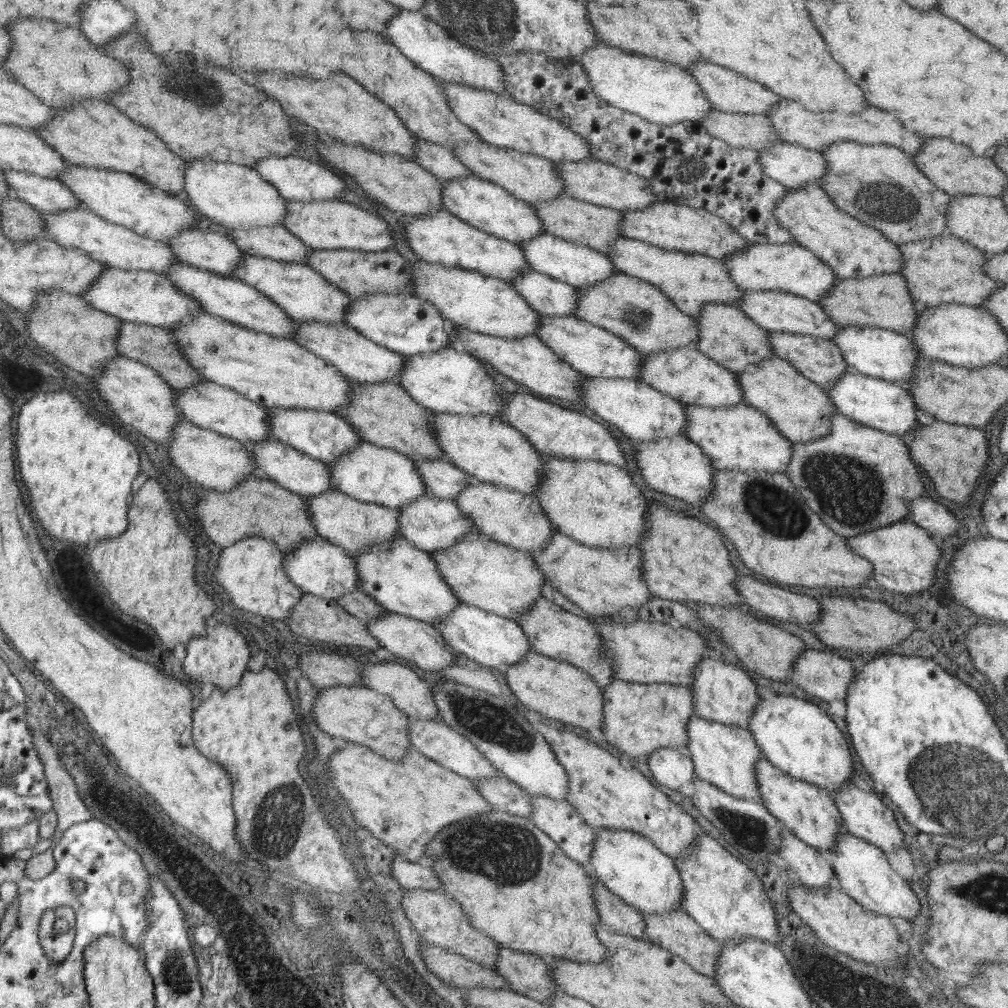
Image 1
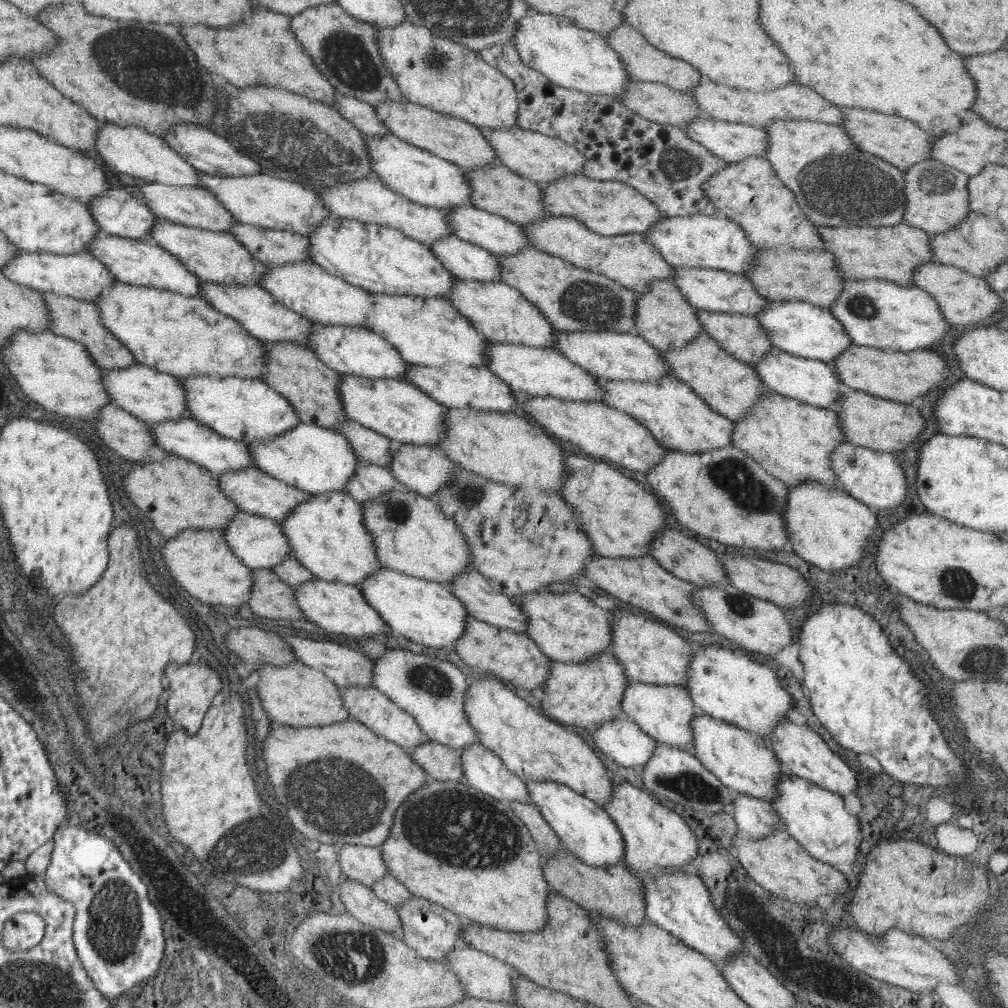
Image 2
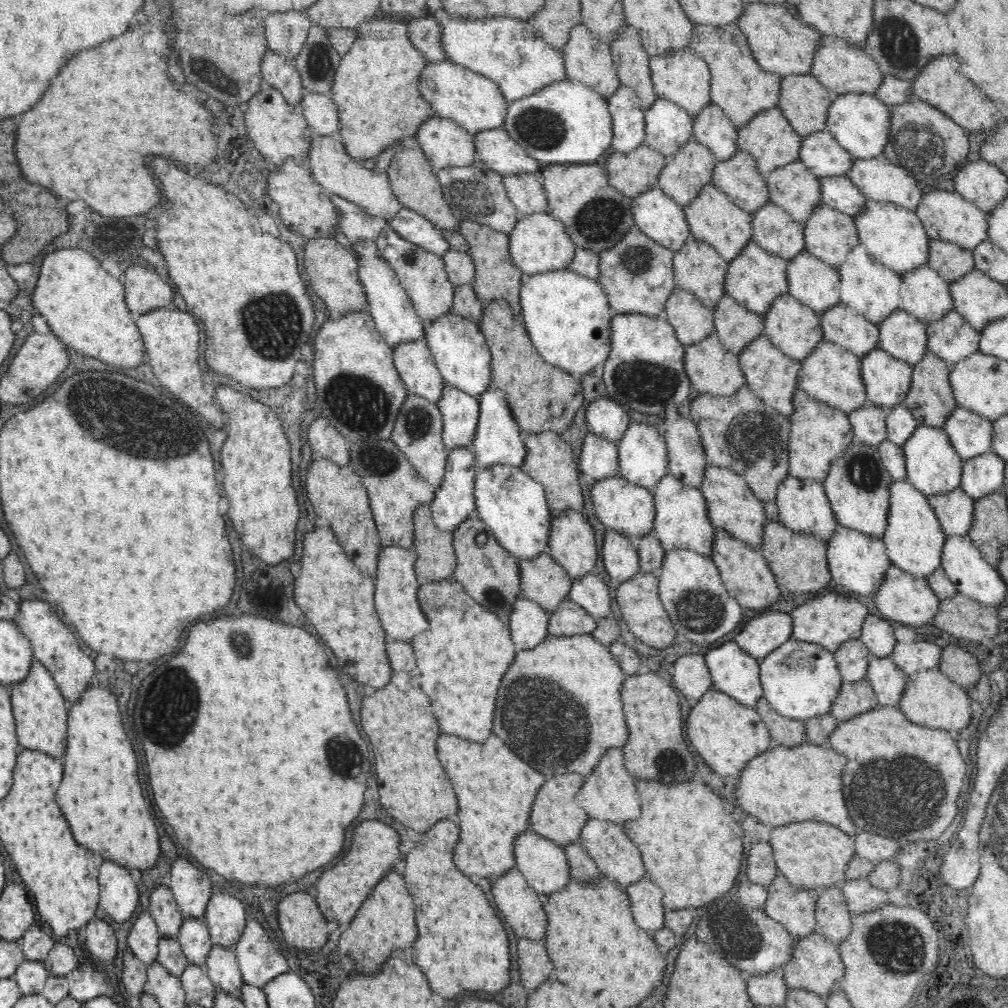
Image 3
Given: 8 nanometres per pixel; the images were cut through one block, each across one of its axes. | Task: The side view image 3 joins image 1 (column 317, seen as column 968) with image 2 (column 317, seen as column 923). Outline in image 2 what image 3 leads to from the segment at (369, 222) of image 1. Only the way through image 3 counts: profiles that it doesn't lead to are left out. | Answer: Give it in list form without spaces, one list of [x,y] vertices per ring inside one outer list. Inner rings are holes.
[[[196,172],[201,180],[199,188],[207,189],[232,213],[237,223],[253,227],[291,231],[303,236],[309,235],[321,222],[333,216],[319,194],[305,189],[299,181],[286,181],[260,174],[257,176],[221,177]]]

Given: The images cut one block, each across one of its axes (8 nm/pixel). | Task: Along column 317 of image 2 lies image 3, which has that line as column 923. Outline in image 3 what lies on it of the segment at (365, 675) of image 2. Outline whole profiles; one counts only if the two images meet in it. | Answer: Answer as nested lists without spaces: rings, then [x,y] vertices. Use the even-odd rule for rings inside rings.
[[[916,640],[910,645],[897,642],[890,658],[907,676],[912,676],[929,669],[939,669],[942,649],[927,641]]]

